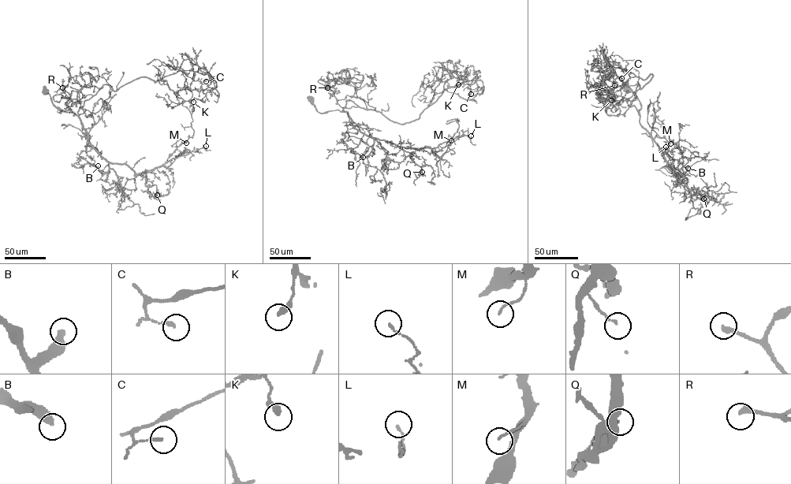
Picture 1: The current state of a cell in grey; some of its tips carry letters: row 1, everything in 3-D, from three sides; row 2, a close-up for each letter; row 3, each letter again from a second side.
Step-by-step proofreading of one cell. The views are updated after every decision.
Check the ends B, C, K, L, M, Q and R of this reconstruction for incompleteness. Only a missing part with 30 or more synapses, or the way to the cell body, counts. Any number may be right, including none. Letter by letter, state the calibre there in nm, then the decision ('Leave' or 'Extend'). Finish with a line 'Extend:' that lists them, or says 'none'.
B: Thickness 440 nm. Leave
C: Thickness 170 nm. Leave
K: Thickness 320 nm. Leave
L: Thickness 120 nm. Leave
M: Thickness 100 nm. Leave
Q: Thickness 120 nm. Leave
R: Thickness 280 nm. Extend
Extend: R

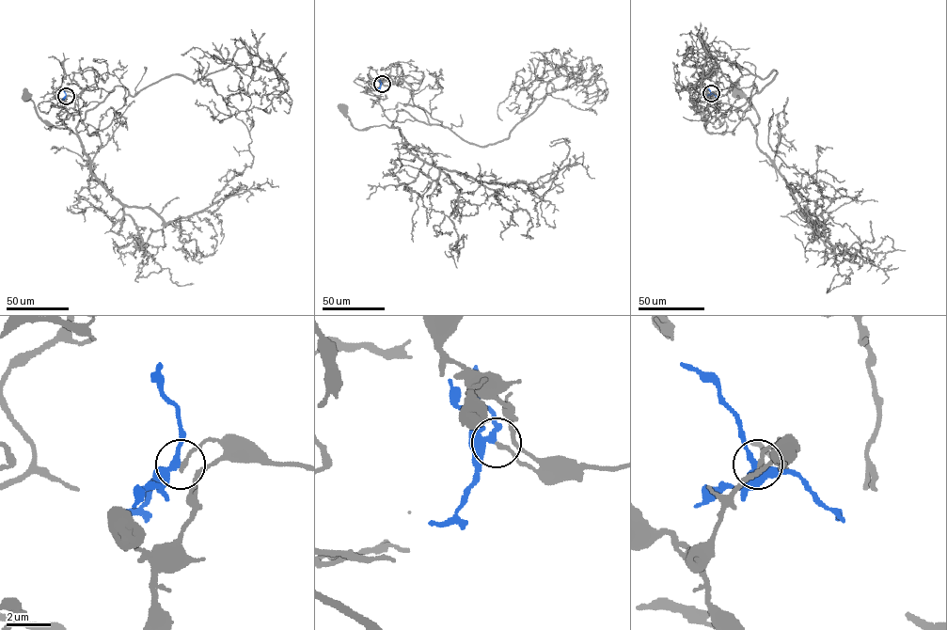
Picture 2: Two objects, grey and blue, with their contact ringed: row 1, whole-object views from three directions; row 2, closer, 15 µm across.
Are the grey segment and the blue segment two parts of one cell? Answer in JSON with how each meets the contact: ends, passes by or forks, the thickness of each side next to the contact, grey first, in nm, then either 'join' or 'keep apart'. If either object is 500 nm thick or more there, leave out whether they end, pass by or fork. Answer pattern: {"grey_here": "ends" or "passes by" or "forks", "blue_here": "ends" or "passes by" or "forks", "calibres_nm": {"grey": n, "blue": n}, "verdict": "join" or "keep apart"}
{"grey_here": "ends", "blue_here": "passes by", "calibres_nm": {"grey": 200, "blue": 260}, "verdict": "keep apart"}

